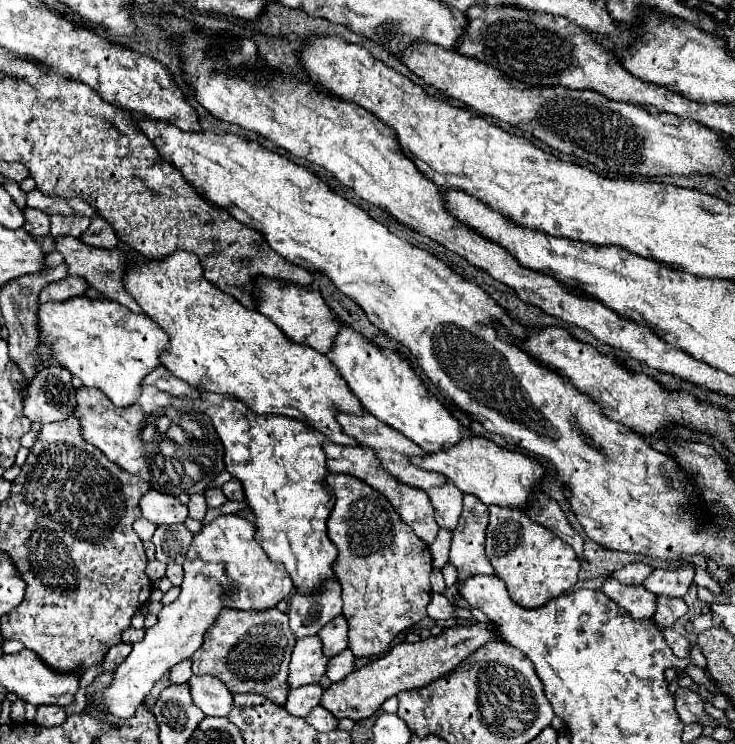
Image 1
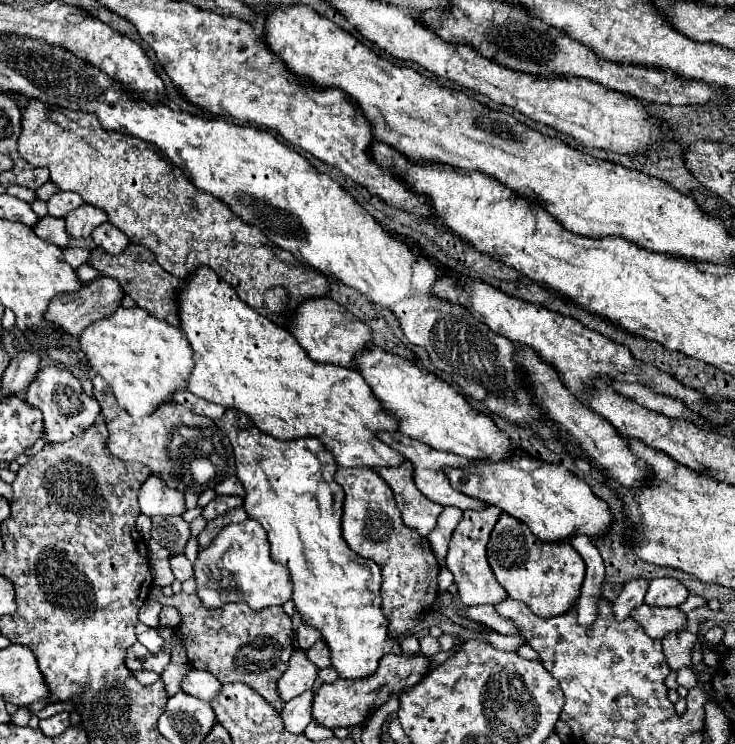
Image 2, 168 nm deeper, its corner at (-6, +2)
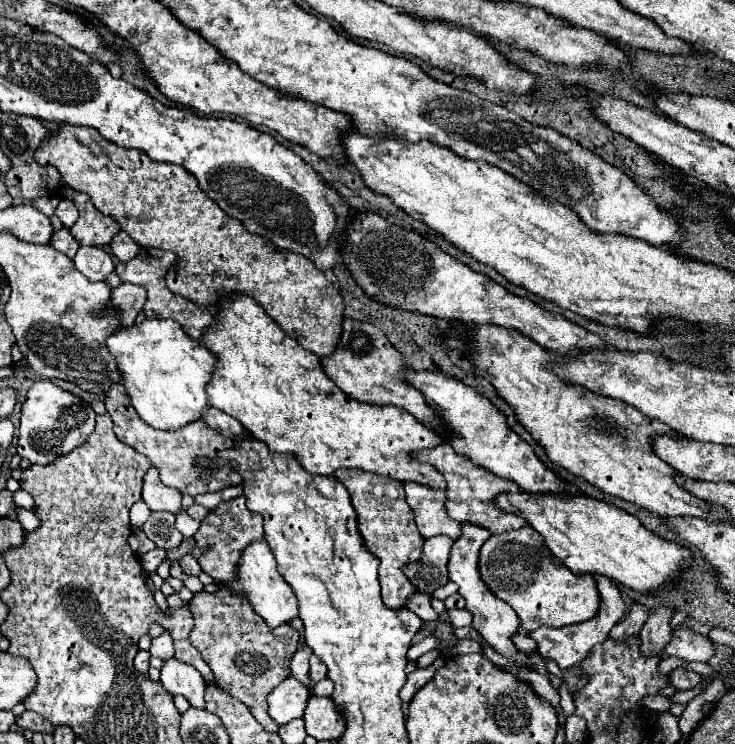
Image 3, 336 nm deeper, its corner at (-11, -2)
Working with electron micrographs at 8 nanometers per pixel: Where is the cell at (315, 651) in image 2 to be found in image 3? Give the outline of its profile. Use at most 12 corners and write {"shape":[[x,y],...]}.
{"shape":[[311,656],[309,676],[319,682],[327,676],[327,666]]}

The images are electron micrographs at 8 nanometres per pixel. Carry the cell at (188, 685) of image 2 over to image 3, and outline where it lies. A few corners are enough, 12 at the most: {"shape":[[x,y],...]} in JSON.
{"shape":[[167,660],[161,684],[169,694],[205,706],[207,684],[189,664]]}

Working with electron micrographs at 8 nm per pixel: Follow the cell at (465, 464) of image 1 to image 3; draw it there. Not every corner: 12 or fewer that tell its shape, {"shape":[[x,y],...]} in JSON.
{"shape":[[505,492],[575,574],[637,592],[679,574],[687,548],[585,494]]}

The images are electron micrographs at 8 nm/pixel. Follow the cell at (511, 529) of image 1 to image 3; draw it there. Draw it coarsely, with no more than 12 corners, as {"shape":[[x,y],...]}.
{"shape":[[531,526],[491,536],[479,570],[525,630],[593,618],[593,576]]}

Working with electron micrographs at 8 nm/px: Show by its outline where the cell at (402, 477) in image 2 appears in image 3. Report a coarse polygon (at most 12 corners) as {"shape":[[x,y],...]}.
{"shape":[[405,482],[407,504],[423,538],[447,534],[461,524],[445,514],[445,492]]}

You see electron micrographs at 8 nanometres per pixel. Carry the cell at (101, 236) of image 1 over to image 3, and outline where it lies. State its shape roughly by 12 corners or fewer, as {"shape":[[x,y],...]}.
{"shape":[[123,230],[109,244],[121,260],[131,260],[139,246]]}

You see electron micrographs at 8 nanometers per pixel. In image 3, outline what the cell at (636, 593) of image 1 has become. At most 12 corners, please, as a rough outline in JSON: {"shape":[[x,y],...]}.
{"shape":[[687,626],[673,628],[663,652],[685,662],[709,662],[713,646]]}

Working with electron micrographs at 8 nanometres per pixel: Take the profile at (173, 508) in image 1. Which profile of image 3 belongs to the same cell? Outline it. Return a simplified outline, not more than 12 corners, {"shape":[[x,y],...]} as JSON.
{"shape":[[149,468],[143,502],[155,512],[181,512],[181,492]]}

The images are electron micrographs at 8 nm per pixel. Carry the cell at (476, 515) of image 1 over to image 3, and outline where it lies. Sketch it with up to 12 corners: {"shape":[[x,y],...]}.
{"shape":[[461,524],[449,578],[473,628],[503,656],[531,668],[513,646],[519,618],[479,572],[487,528]]}

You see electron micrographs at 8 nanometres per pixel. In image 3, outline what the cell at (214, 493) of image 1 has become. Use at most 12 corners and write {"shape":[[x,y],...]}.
{"shape":[[245,496],[201,520],[193,554],[215,582],[235,578],[239,556],[263,540]]}

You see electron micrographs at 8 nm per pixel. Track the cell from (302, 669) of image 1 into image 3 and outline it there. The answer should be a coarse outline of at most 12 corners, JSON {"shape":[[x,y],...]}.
{"shape":[[289,676],[267,696],[279,726],[303,716],[309,688]]}

